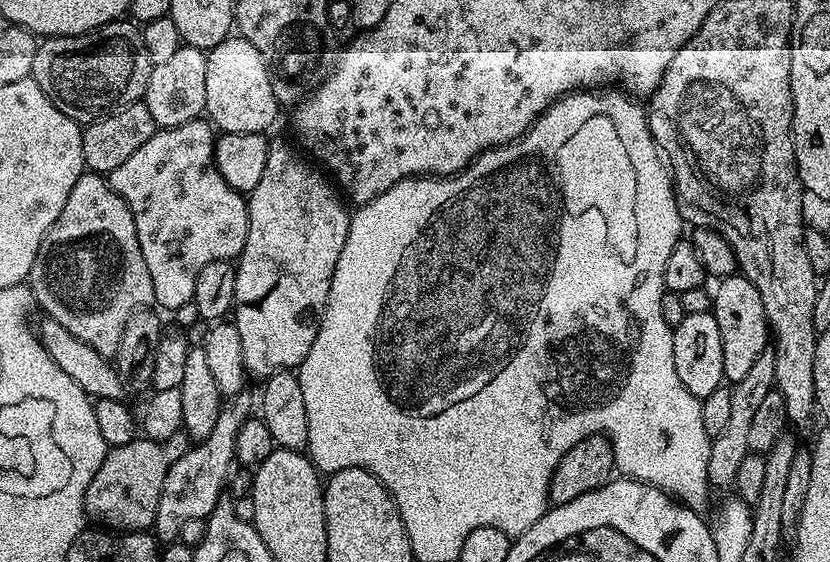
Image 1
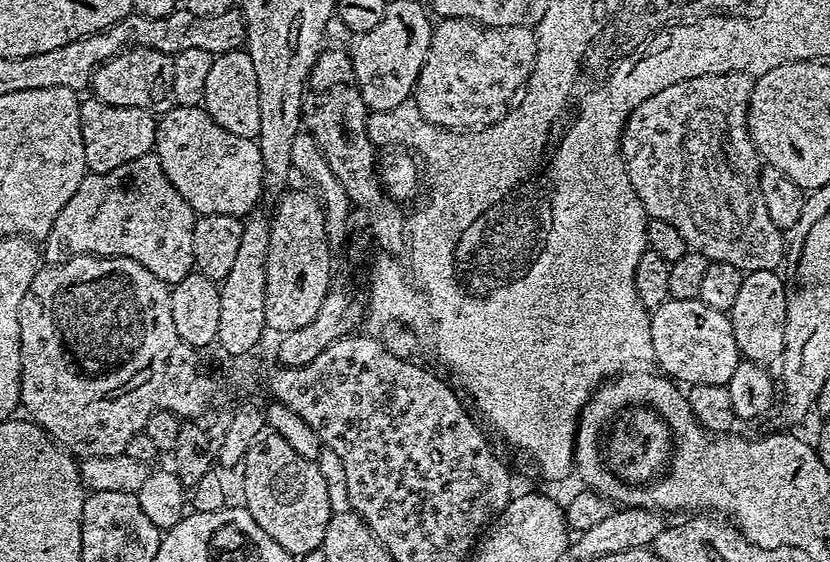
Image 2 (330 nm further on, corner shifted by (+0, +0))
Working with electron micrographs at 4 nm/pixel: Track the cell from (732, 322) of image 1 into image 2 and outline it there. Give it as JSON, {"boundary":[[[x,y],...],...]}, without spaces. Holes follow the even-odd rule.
{"boundary":[[[754,270],[744,273],[738,299],[730,313],[734,342],[745,360],[772,366],[779,361],[786,346],[786,280],[779,271]]]}

